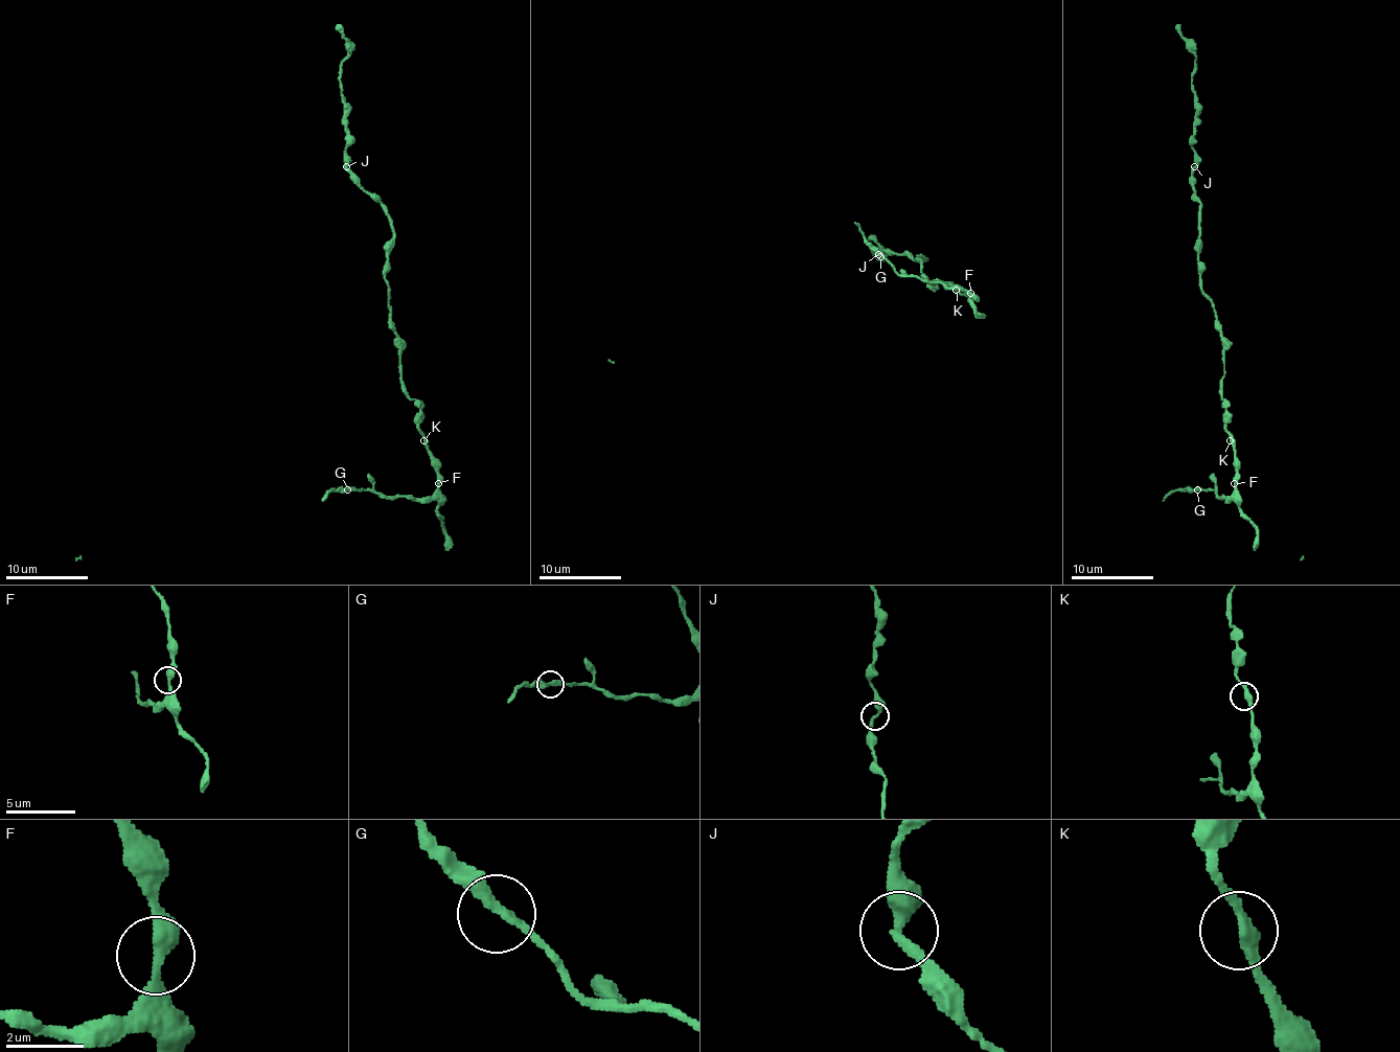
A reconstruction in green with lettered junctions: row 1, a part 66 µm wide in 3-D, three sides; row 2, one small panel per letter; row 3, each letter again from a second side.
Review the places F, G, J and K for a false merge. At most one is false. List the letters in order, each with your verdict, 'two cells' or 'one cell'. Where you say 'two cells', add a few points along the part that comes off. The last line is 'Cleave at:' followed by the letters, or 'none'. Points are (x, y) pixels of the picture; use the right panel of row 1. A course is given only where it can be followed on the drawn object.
F: one cell
G: one cell
J: one cell
K: one cell
Cleave at: none

